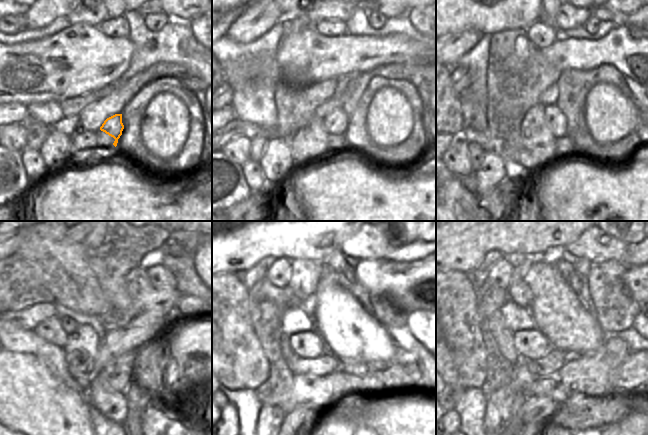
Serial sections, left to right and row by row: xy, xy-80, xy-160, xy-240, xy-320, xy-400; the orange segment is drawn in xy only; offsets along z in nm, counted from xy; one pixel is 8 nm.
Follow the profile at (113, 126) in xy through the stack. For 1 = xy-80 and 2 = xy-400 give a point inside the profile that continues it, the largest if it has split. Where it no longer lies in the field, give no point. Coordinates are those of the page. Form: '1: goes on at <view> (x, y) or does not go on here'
1: goes on at xy-80 (336, 123)
2: goes on at xy-400 (530, 344)

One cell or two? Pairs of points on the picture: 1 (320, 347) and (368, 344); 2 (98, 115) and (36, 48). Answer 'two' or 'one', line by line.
1: two
2: two

